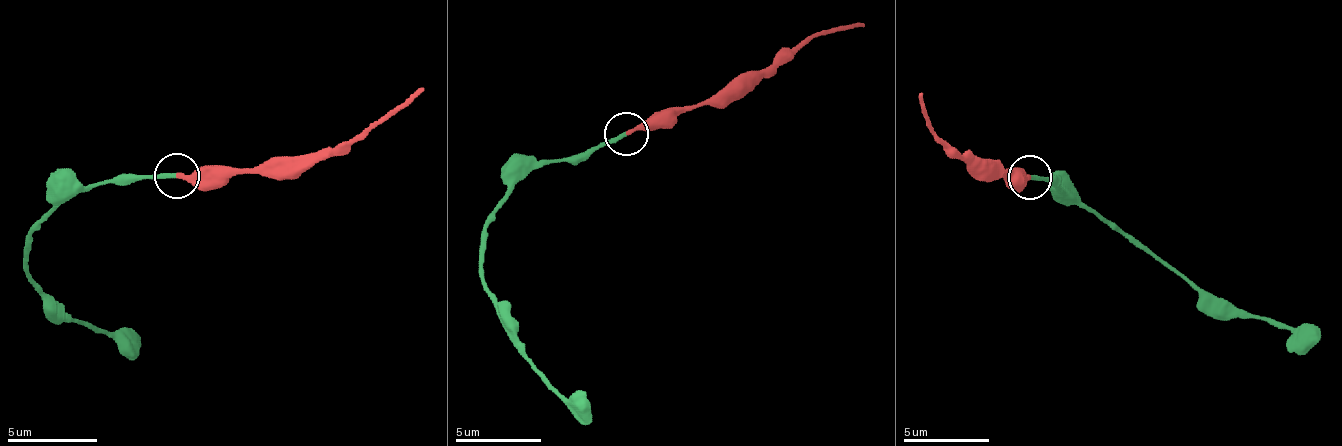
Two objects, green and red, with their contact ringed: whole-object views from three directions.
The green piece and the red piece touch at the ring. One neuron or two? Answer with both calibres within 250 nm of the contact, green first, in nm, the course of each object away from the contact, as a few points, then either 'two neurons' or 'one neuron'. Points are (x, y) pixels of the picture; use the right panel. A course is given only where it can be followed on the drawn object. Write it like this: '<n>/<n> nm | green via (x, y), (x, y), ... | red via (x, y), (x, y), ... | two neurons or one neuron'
240/260 nm | green via (1031, 178), (1061, 187), (1204, 291), (1251, 312), (1303, 329), (1316, 342) | red via (1031, 178), (992, 174), (957, 156), (931, 131), (923, 92) | one neuron

